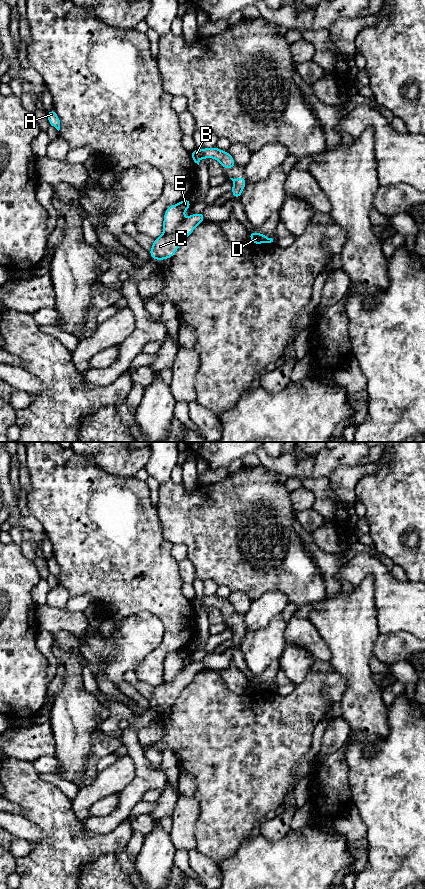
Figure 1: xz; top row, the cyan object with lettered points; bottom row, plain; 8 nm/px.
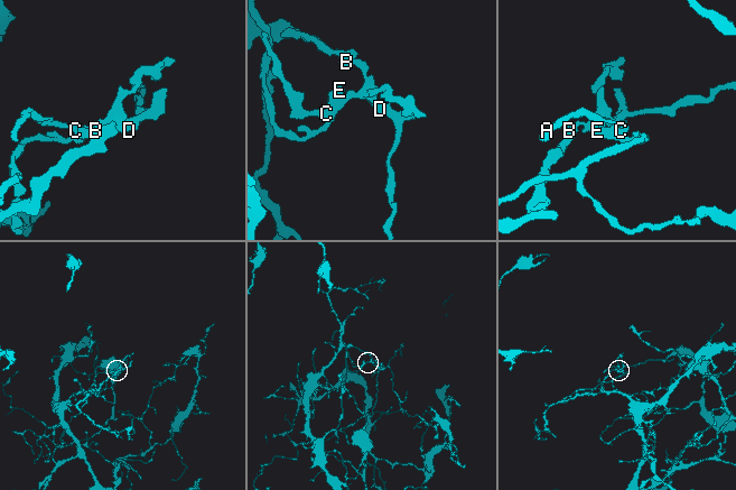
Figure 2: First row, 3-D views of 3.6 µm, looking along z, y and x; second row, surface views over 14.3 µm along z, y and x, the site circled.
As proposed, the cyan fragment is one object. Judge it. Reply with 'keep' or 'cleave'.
cleave

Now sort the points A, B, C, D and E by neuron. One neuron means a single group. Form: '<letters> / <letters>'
A B C D / E

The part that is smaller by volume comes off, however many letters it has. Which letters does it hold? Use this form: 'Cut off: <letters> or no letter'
Cut off: E

